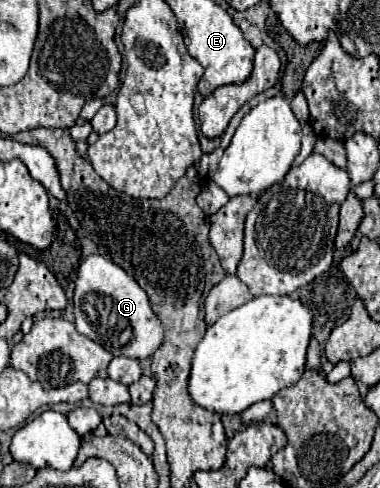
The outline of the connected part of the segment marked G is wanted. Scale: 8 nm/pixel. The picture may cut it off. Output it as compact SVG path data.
M93 254L81 262L75 280L73 306L77 330L101 344L113 356L143 360L149 358L163 342L163 326L159 324L159 318L155 316L143 288L121 266L99 254Z

